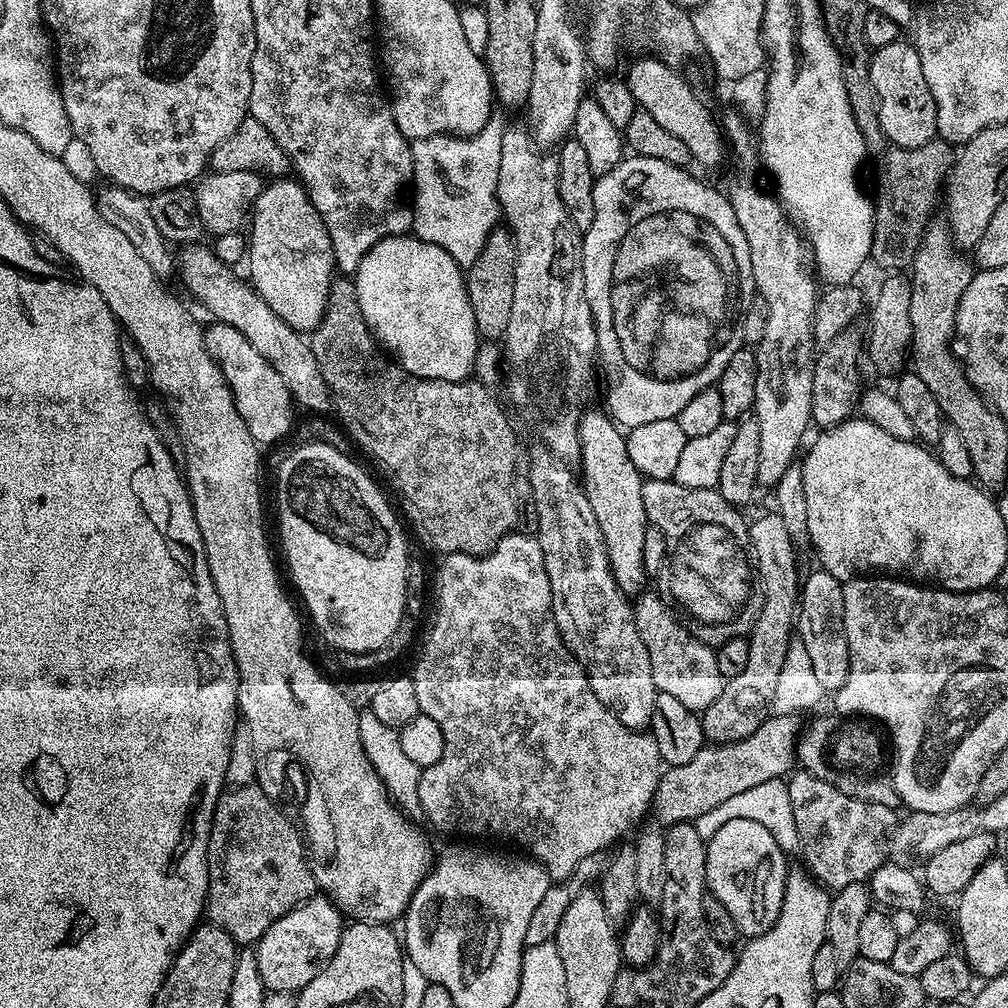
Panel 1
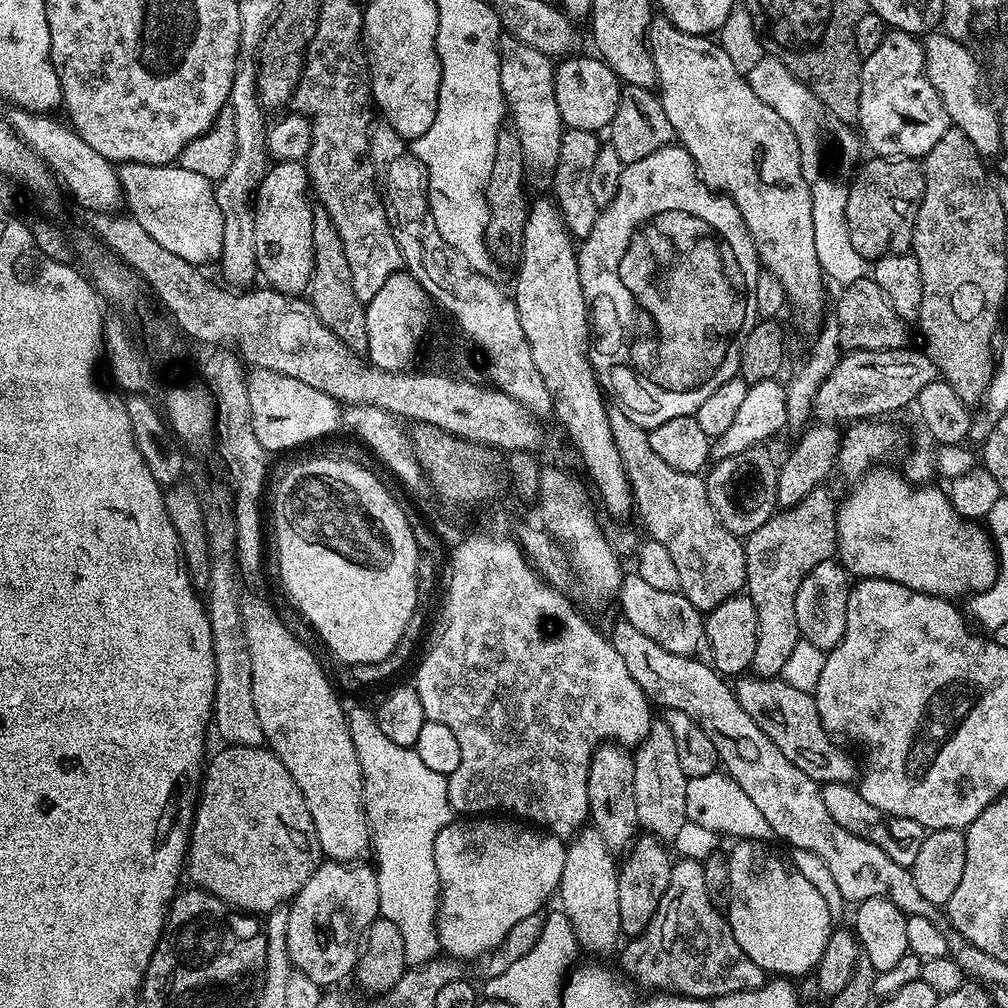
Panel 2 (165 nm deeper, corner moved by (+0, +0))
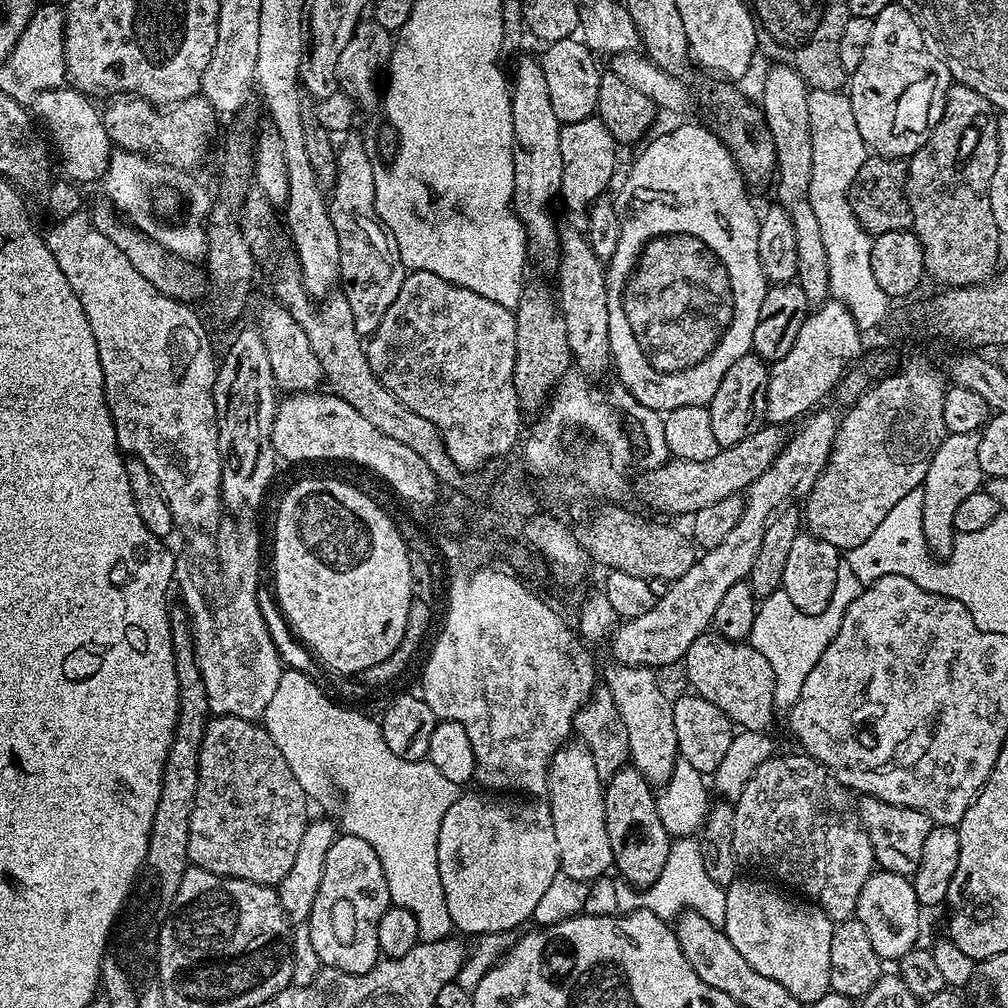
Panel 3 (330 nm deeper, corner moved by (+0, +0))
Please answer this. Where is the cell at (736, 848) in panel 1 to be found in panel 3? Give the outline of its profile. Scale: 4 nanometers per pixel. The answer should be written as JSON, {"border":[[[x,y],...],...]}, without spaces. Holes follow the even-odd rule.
{"border":[[[738,878],[726,889],[726,920],[724,933],[734,942],[734,950],[758,970],[766,978],[786,986],[790,994],[794,994],[801,1005],[810,1006],[818,998],[830,991],[830,938],[834,922],[817,904],[808,902],[799,904],[772,888],[767,888],[760,880],[744,880]]]}

